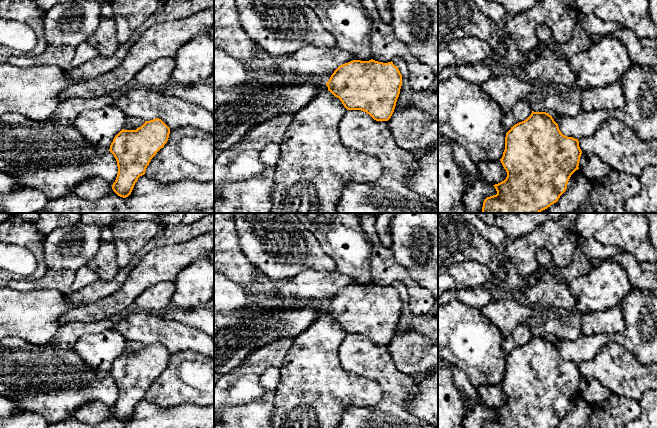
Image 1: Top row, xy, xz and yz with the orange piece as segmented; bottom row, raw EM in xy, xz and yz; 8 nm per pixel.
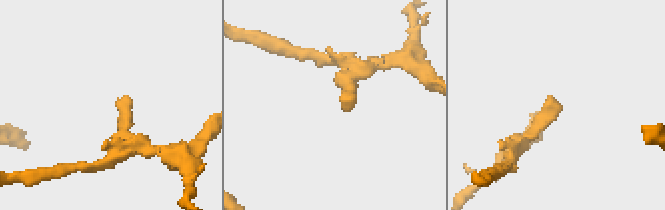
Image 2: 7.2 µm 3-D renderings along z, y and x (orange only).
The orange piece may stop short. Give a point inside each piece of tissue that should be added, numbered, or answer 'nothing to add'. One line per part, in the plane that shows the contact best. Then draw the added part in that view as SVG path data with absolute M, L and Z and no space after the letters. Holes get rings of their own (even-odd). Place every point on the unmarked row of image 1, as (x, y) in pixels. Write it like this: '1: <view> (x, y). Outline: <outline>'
nothing to add

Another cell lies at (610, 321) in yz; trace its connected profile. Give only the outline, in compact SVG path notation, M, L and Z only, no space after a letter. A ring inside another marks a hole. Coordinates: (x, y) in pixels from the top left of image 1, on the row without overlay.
M621 306L581 314L581 329L582 334L587 336L622 332L625 329L625 318Z

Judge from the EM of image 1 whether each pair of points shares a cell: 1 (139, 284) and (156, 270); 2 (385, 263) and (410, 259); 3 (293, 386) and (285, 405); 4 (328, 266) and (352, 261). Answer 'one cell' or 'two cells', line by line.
1: one cell
2: two cells
3: one cell
4: two cells

